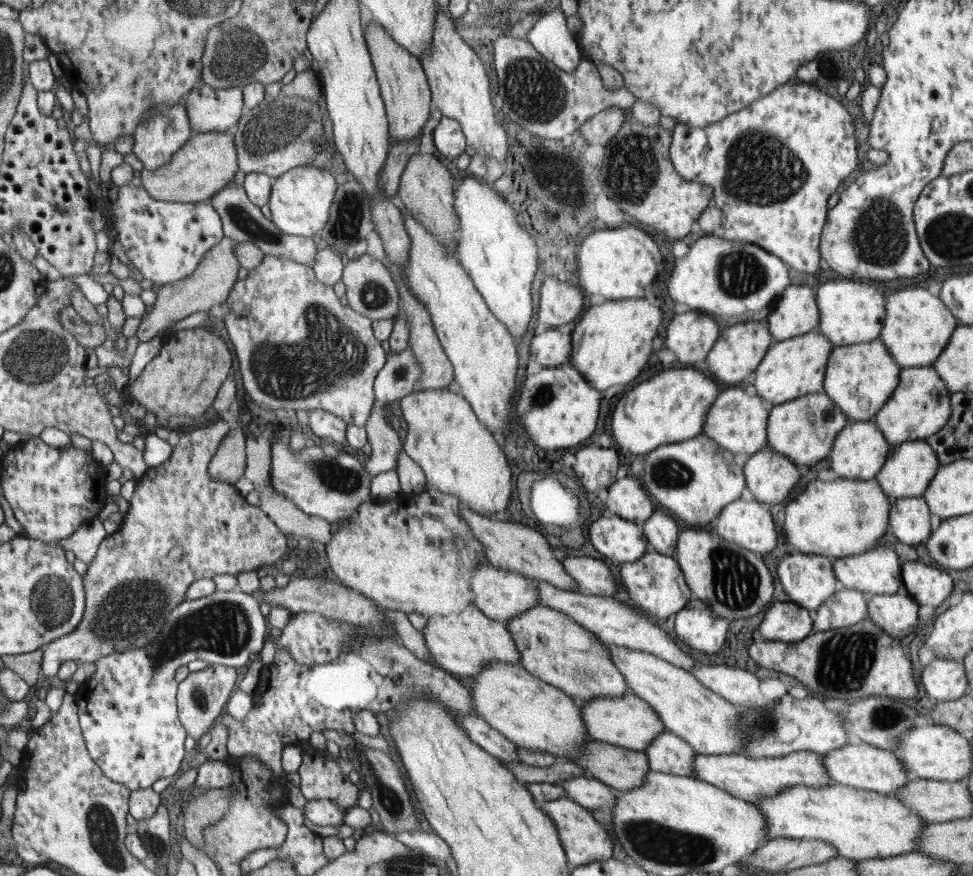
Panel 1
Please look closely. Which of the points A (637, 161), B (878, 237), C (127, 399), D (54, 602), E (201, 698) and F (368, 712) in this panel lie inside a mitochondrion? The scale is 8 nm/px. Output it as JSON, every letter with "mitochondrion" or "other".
{"A":"mitochondrion","B":"mitochondrion","C":"other","D":"mitochondrion","E":"mitochondrion","F":"other"}

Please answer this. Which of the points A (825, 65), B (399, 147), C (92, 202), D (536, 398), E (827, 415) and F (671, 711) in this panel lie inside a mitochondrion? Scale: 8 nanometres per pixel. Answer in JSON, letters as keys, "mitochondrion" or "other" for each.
{"A":"mitochondrion","B":"other","C":"other","D":"mitochondrion","E":"mitochondrion","F":"other"}

